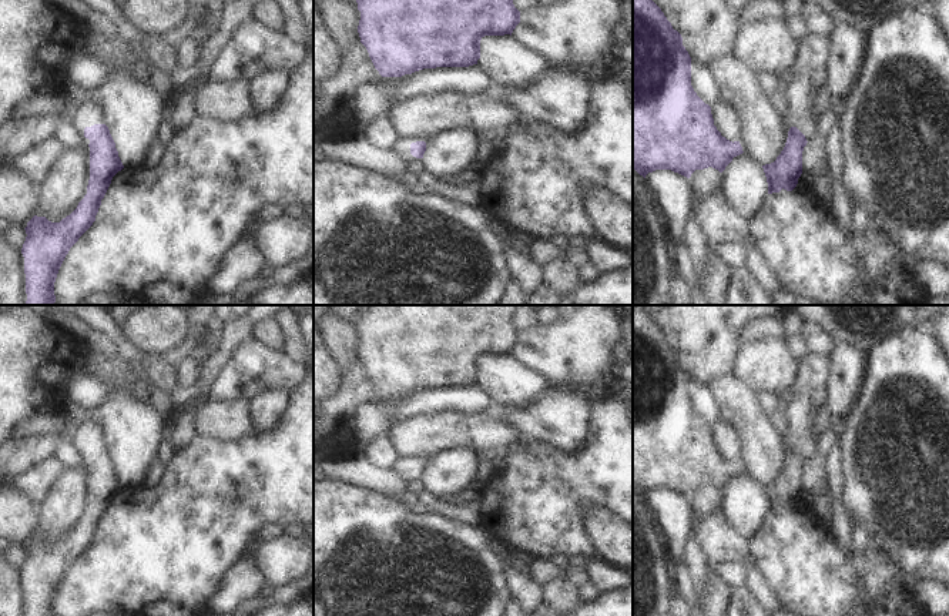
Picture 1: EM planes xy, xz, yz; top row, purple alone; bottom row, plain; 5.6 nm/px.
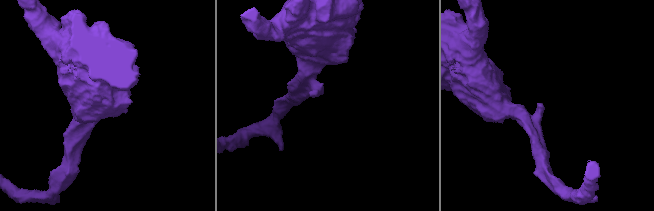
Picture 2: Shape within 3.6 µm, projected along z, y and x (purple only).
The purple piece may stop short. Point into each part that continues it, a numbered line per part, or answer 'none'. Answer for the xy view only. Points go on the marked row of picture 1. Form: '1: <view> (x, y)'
1: xy (91, 113)

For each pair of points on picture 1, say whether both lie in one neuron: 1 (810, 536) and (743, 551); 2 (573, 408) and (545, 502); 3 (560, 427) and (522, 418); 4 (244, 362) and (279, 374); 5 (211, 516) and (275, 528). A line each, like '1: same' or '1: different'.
1: different
2: different
3: same
4: same
5: different

